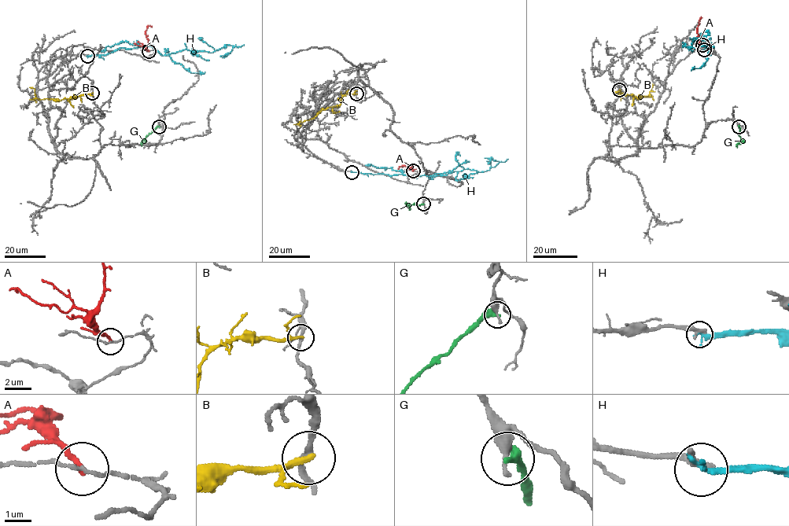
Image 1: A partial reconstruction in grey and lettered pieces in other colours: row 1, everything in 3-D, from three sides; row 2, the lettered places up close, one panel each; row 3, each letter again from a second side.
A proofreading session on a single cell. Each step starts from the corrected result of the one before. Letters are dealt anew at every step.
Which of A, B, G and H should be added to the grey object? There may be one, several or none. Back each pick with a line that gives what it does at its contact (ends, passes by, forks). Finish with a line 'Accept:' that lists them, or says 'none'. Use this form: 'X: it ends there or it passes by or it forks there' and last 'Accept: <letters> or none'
Accept: none

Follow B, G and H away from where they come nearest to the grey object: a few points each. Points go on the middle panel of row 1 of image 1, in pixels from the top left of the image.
B: (356, 93), (345, 93), (338, 105), (327, 107), (310, 119), (294, 124)
G: (423, 204), (407, 205), (406, 202)
H: (352, 172), (406, 174), (411, 177), (432, 176), (470, 169), (482, 172), (494, 167), (499, 162), (484, 157)

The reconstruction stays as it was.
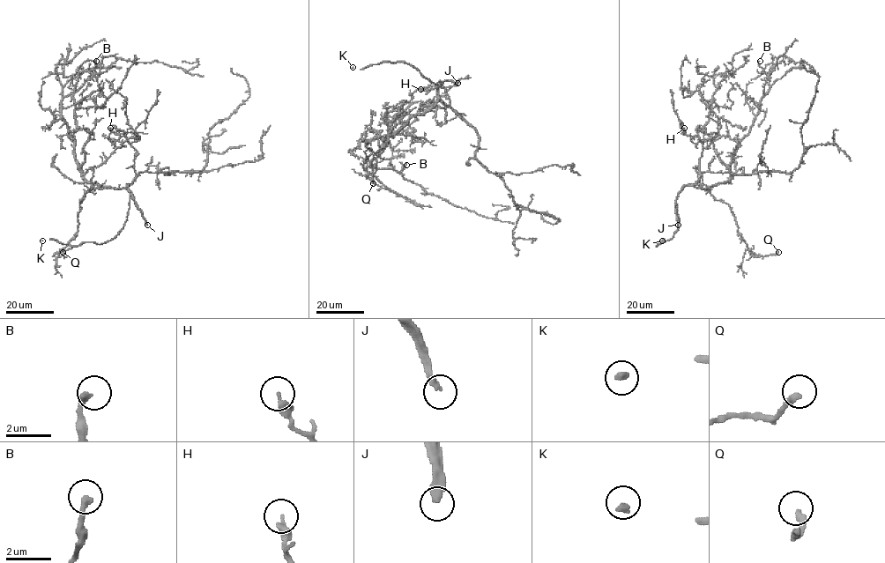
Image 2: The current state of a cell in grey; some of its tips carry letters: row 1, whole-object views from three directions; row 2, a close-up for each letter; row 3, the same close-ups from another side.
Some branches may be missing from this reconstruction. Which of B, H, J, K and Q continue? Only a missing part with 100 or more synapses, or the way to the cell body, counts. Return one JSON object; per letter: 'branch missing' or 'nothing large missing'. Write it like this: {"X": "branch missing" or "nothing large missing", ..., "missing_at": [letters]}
{"B": "nothing large missing", "H": "nothing large missing", "J": "branch missing", "K": "branch missing", "Q": "nothing large missing", "missing_at": ["J", "K"]}

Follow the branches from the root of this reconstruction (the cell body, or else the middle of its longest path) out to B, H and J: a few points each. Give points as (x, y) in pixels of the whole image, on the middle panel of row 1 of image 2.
B: (411, 118), (395, 135), (386, 137), (384, 148), (371, 161), (375, 167), (399, 173), (406, 165)
H: (411, 118), (424, 114), (439, 99), (447, 107), (441, 107), (446, 108), (450, 104), (444, 87), (420, 89)
J: (411, 118), (424, 114), (433, 105), (437, 98), (437, 88), (445, 80), (457, 83)

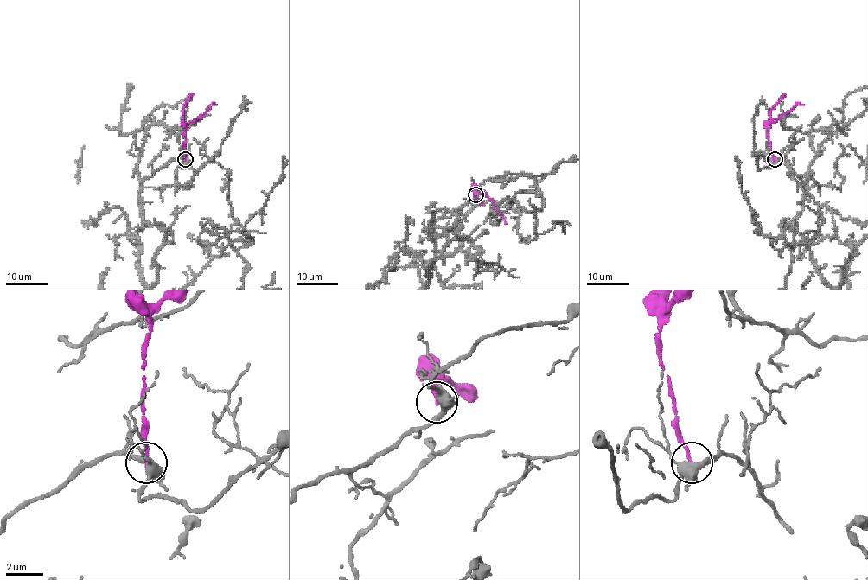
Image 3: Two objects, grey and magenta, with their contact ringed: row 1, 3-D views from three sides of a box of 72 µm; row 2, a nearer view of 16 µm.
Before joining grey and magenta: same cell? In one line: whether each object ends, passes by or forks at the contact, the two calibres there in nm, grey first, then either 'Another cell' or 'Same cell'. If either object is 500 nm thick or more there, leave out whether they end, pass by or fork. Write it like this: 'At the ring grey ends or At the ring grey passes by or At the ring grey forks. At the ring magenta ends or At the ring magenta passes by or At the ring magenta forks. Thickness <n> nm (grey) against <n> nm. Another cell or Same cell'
At the ring grey forks. At the ring magenta ends. Thickness 440 nm (grey) against 200 nm. Another cell

